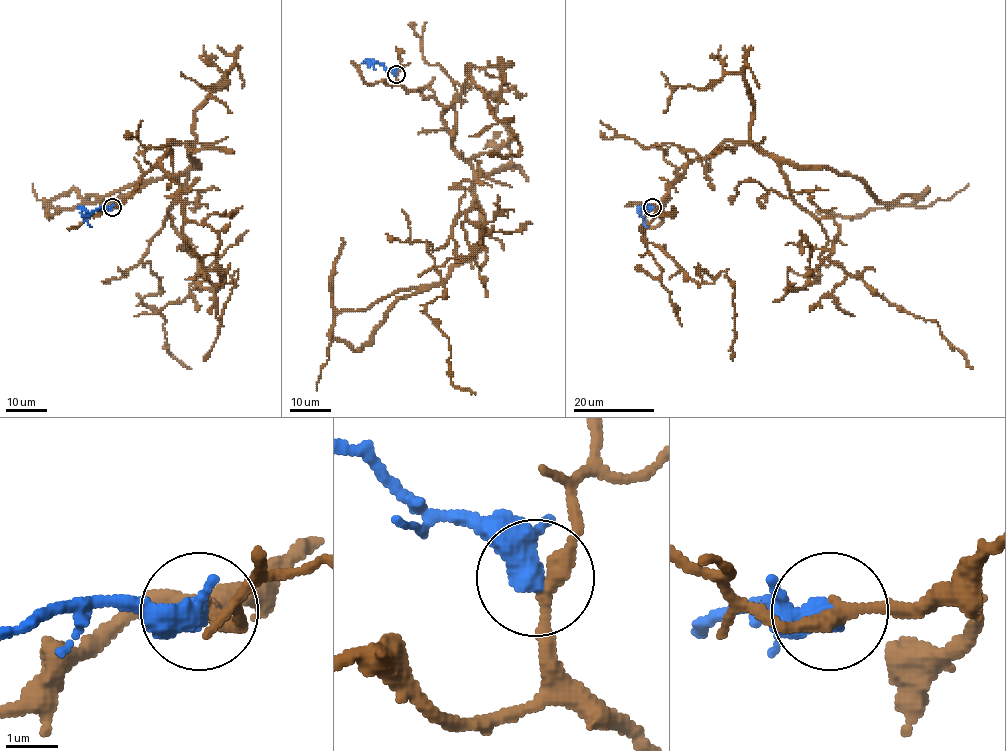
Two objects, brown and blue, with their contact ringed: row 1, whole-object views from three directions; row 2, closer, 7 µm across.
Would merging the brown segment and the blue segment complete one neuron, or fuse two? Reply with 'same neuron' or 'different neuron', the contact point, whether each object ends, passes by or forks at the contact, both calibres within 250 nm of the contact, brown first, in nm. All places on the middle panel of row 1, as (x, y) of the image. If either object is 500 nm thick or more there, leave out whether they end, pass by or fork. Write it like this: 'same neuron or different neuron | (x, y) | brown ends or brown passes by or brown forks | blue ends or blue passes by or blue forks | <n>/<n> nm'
different neuron | (396, 74) | brown passes by | blue passes by | 280/400 nm

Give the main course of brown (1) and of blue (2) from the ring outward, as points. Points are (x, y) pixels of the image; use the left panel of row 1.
1: (112, 208), (170, 140), (190, 146), (143, 257), (161, 289), (142, 303), (191, 369)
2: (111, 208), (100, 206), (90, 212), (85, 220), (91, 227)

